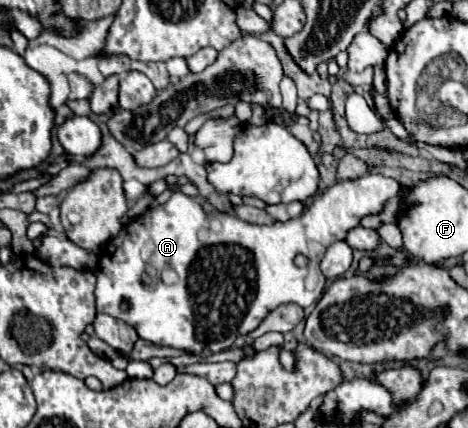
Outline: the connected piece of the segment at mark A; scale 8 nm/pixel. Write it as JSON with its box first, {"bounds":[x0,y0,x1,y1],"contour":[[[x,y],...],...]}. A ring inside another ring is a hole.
{"bounds":[94,173,398,355],"contour":[[[370,173],[368,177],[356,181],[332,185],[324,193],[314,195],[300,217],[276,221],[272,225],[254,225],[224,211],[206,213],[196,199],[174,191],[164,205],[150,207],[146,213],[132,219],[128,225],[124,225],[120,235],[104,247],[104,255],[98,263],[100,271],[94,293],[96,309],[126,321],[136,329],[140,339],[162,347],[184,349],[196,355],[224,351],[236,341],[238,335],[248,335],[254,331],[270,309],[276,309],[282,303],[296,303],[300,307],[310,307],[316,303],[326,287],[326,277],[318,267],[320,259],[324,257],[324,249],[334,241],[346,239],[346,233],[356,227],[364,215],[382,211],[382,205],[394,197],[398,189],[398,181],[380,173]],[[298,253],[304,253],[310,261],[304,269],[294,265],[294,257]],[[166,269],[176,275],[172,283],[162,279]],[[122,301],[128,301],[128,311],[122,309]]]}

